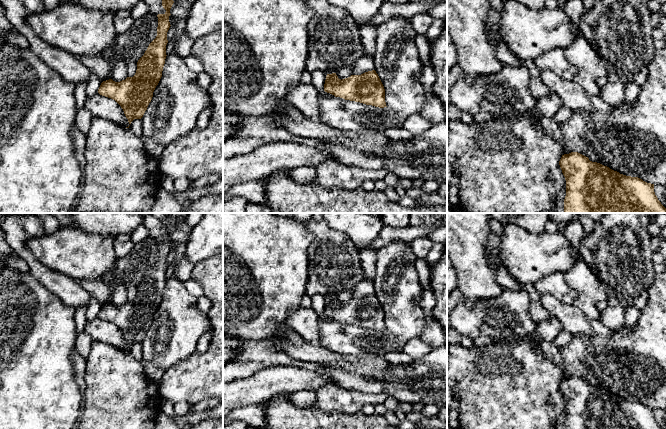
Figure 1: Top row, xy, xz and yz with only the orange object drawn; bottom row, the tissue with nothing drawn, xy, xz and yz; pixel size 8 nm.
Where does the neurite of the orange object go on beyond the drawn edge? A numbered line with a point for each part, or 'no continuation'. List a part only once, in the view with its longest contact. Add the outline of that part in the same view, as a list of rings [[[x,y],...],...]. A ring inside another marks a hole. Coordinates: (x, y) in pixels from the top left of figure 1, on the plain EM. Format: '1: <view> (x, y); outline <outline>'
no continuation

